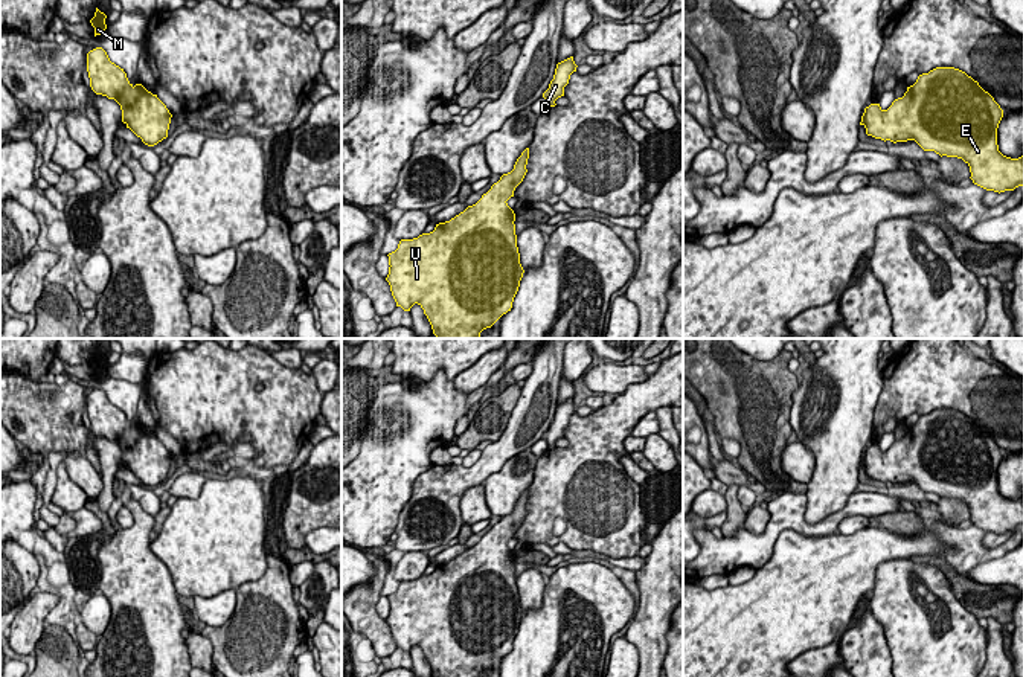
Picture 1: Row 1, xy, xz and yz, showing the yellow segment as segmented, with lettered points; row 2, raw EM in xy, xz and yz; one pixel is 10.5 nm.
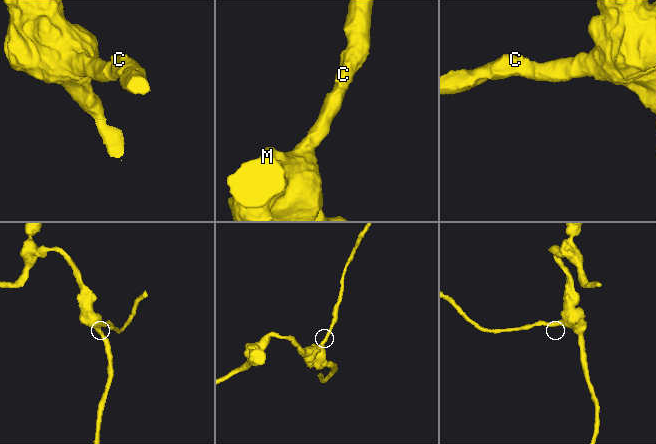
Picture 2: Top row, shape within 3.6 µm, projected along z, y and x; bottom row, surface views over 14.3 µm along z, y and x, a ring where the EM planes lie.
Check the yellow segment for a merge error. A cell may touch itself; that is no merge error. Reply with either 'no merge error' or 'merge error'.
no merge error

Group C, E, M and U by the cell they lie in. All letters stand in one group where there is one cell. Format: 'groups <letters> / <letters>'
groups C E M U

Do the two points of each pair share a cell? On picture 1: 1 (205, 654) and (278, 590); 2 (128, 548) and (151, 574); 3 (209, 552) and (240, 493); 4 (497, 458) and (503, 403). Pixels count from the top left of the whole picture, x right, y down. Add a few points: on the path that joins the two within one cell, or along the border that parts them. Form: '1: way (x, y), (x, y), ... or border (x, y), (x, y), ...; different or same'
1: border (200, 633), (211, 642), (212, 660); different
2: way (131, 554), (145, 567); same
3: way (218, 537), (234, 508); same
4: border (516, 406), (503, 433), (491, 442); different

